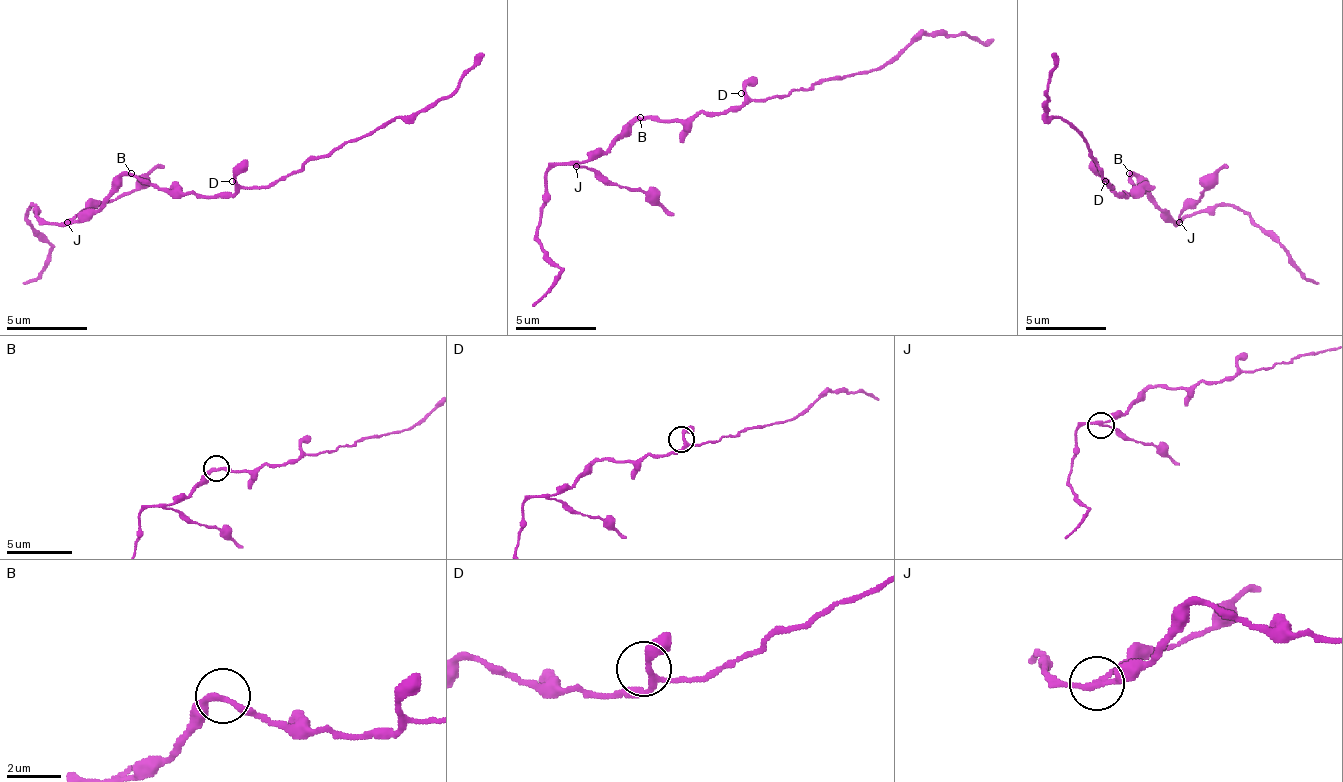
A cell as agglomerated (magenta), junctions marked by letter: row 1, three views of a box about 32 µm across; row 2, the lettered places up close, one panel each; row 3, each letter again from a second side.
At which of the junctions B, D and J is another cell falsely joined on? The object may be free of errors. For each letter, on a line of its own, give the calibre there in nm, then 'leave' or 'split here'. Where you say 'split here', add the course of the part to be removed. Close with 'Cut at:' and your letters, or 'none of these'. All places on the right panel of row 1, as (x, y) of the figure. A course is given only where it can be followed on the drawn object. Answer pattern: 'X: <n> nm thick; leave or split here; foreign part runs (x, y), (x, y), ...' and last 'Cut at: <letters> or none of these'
B: 240 nm thick; leave
D: 200 nm thick; leave
J: 180 nm thick; split here; foreign part runs (1178, 221), (1227, 164)
Cut at: J

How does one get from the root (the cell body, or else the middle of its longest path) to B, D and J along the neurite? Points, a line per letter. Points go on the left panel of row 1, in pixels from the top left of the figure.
B: (187, 193), (143, 185), (131, 173)
D: (187, 193), (228, 197), (236, 189), (232, 181)
J: (187, 193), (155, 189), (127, 177), (94, 209), (66, 221)

